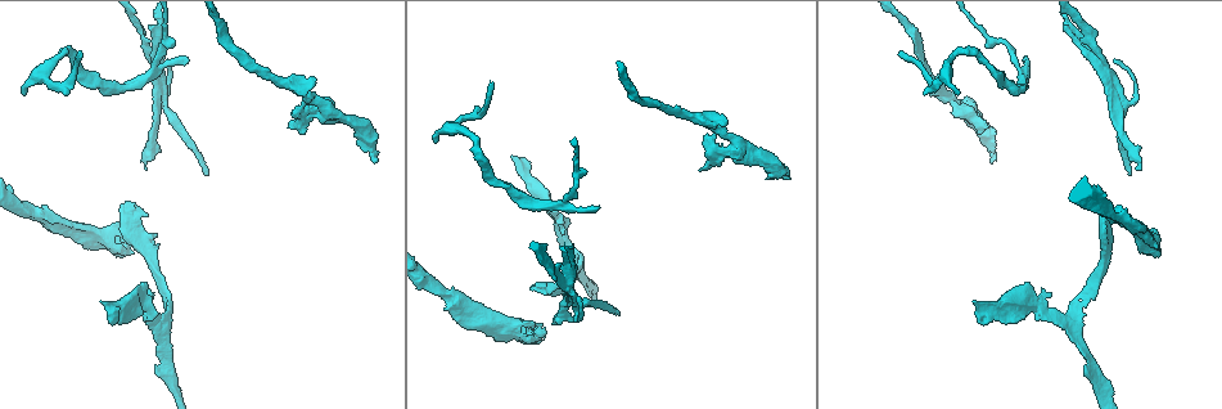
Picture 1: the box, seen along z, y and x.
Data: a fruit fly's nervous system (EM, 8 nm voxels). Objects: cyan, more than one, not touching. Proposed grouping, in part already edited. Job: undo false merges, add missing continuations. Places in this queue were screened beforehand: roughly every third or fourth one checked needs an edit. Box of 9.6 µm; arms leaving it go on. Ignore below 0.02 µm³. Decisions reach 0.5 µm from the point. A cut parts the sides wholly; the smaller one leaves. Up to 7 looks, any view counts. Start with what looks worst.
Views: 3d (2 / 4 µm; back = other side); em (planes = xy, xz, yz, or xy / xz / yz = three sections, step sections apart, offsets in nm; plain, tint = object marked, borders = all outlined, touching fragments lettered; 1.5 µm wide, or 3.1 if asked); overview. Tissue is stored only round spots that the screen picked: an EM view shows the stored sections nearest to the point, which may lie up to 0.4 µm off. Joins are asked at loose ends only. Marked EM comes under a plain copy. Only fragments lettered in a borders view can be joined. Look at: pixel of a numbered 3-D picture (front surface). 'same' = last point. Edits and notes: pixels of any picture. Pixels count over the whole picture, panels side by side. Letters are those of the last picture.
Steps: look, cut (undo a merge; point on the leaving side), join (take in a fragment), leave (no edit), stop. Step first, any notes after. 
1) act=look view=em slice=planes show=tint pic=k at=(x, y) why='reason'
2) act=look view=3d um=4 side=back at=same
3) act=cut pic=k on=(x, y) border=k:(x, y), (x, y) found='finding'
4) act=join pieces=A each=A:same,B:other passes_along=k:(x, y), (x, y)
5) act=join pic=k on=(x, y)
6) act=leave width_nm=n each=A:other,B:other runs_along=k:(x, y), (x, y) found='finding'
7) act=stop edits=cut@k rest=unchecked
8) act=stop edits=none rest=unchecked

act=look view=3d um=2 pic=1 at=(208, 173) why='free end'

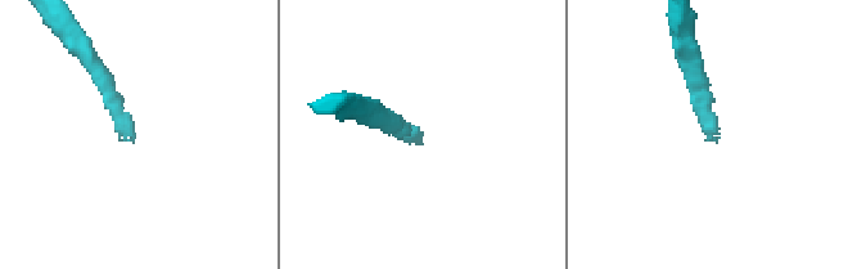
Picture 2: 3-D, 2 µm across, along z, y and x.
act=look view=em slice=xy step=4 show=tint pic=2 at=(715, 140) why='now the EM'

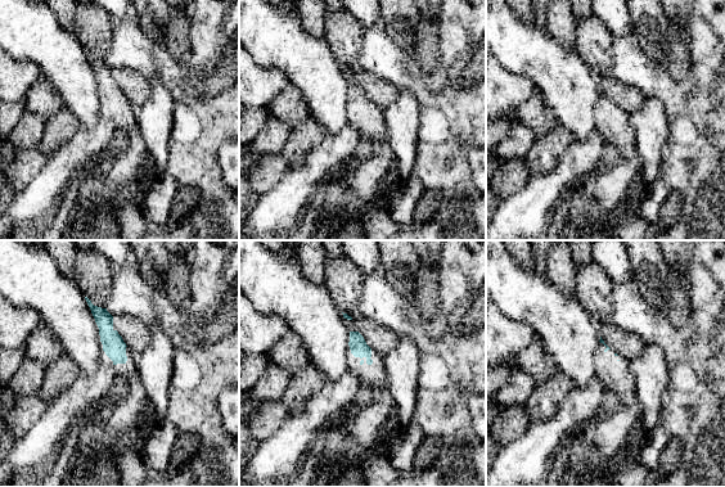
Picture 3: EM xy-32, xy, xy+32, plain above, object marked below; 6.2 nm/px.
act=look view=em slice=planes show=borders at=same why='another direction'

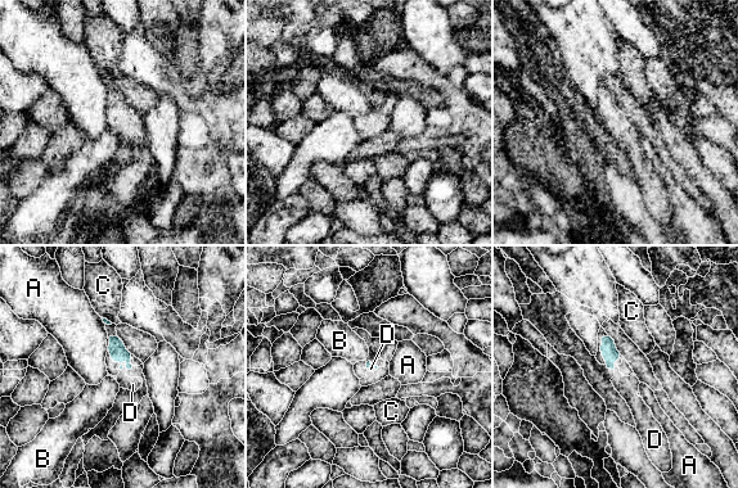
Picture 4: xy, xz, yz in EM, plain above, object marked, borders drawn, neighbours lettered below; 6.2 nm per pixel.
act=join pieces=D each=A:other,B:other,C:other,D:same passes_along=4:(118, 353), (122, 367), (133, 384) found='the neuron continues'

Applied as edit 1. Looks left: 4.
act=look view=em slice=planes show=tint pic=1 at=(575, 253) why='three-way junction'

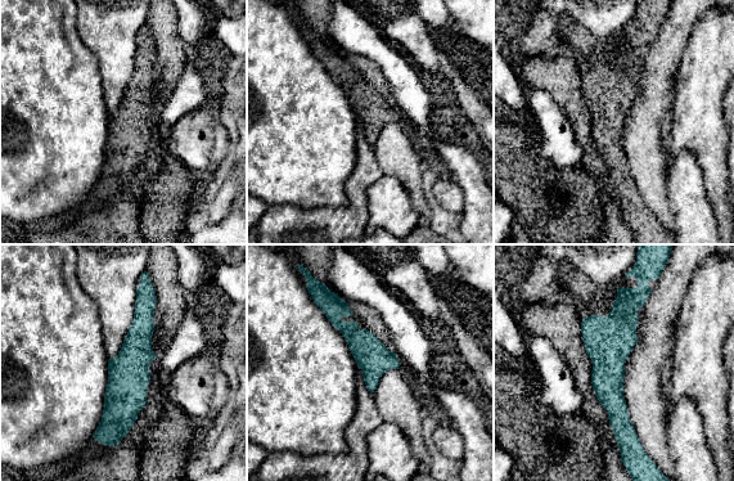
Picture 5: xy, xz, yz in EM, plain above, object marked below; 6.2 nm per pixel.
act=look view=em slice=planes show=borders at=same why='see the neighbours'

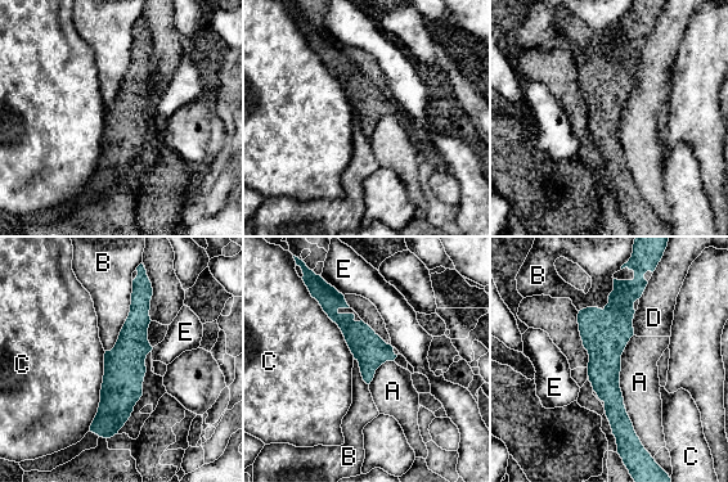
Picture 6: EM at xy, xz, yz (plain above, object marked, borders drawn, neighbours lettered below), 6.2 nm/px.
act=leave each=A:other,B:other,C:other,D:other,E:other runs_along=6:(138, 287), (138, 323), (107, 435) found='one neuron here'

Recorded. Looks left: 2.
act=look view=em slice=xy step=4 show=borders pic=1 at=(901, 54)

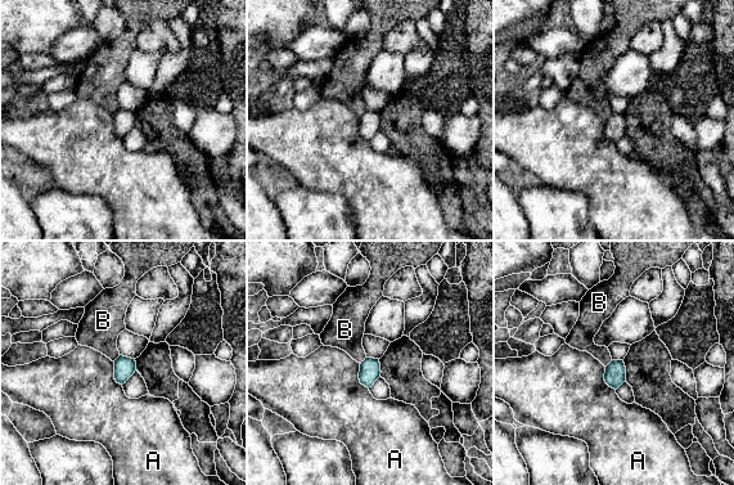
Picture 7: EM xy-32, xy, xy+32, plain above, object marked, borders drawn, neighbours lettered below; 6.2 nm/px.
act=leave width_nm=130 each=A:other,B:other border=7:(359, 364), (359, 381), (368, 389) found='none of them fits'

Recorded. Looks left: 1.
act=stop edits=join@4 rest=unchecked

